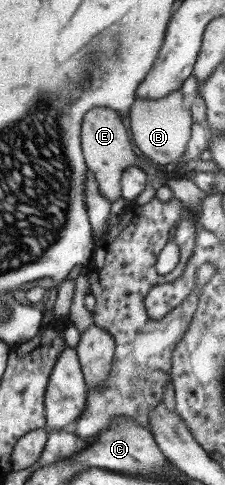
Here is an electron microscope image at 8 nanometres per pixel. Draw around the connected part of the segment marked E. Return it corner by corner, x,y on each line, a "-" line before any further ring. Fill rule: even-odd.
107,106
92,107
83,115
81,121
80,148
86,168
93,172
95,185
99,186
100,193
109,200
119,200
121,172
129,166
136,166
145,171
147,181
154,190
164,184
164,175
151,163
141,161
133,153
127,137
126,122
119,119
117,112

